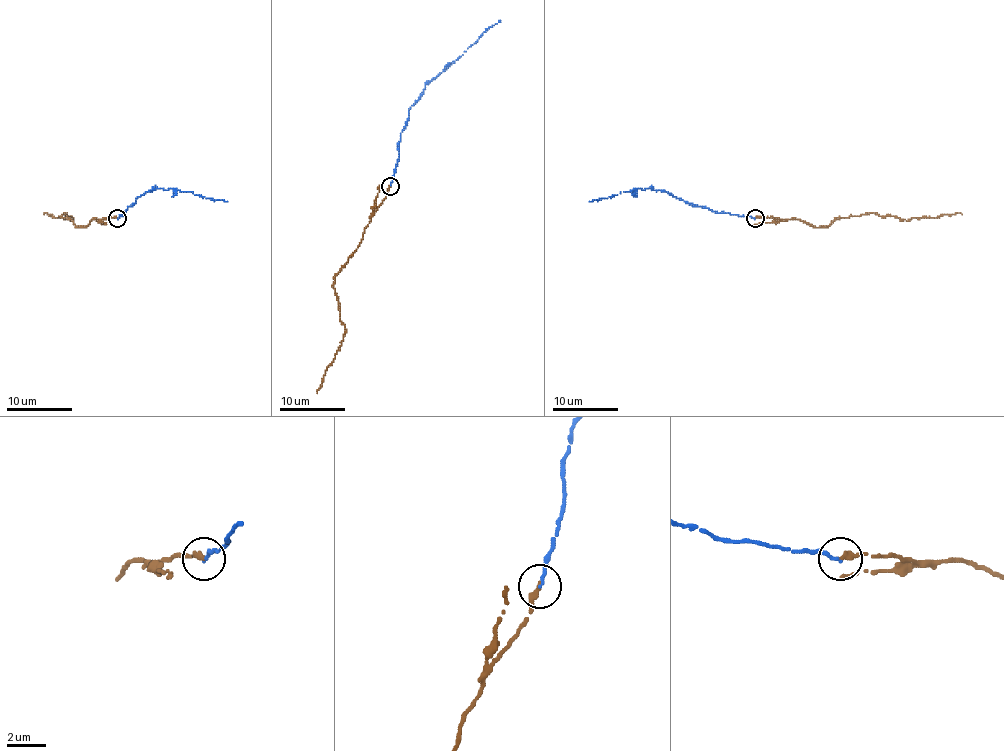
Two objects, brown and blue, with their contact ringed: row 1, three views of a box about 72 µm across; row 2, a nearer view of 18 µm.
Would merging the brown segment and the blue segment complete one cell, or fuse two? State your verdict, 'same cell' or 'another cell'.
same cell

